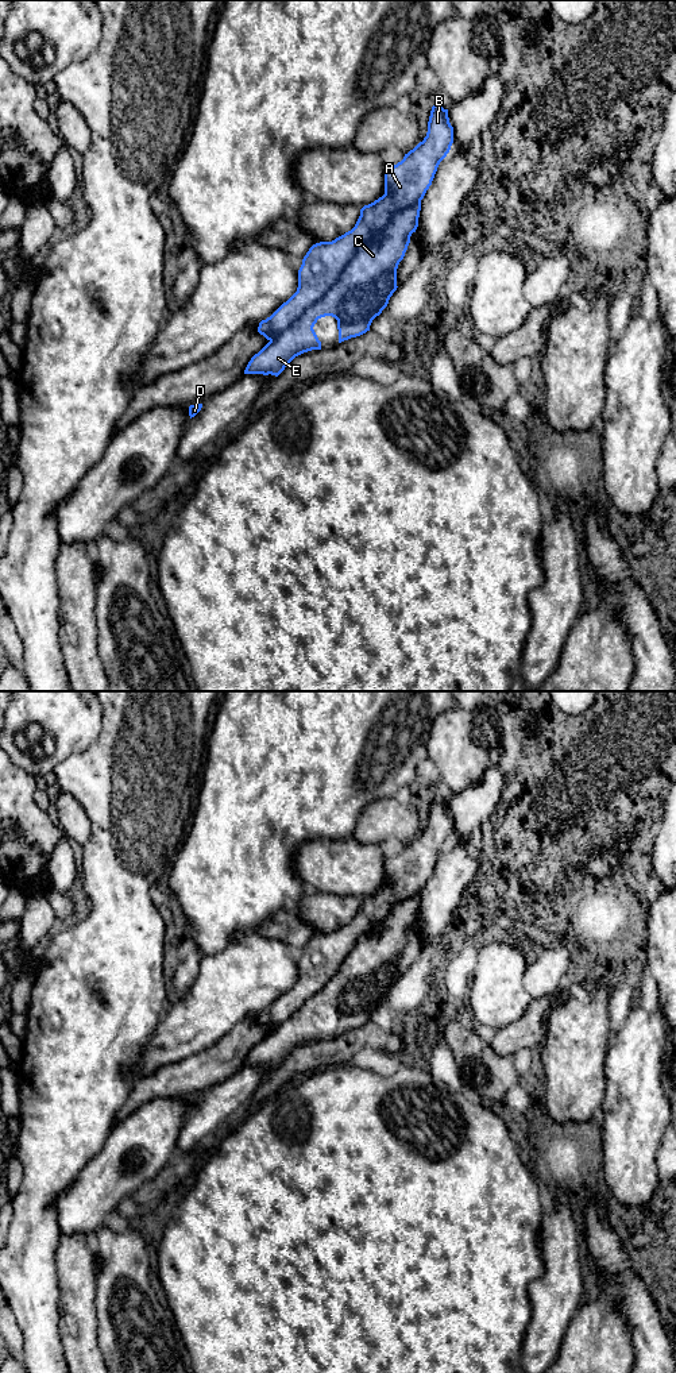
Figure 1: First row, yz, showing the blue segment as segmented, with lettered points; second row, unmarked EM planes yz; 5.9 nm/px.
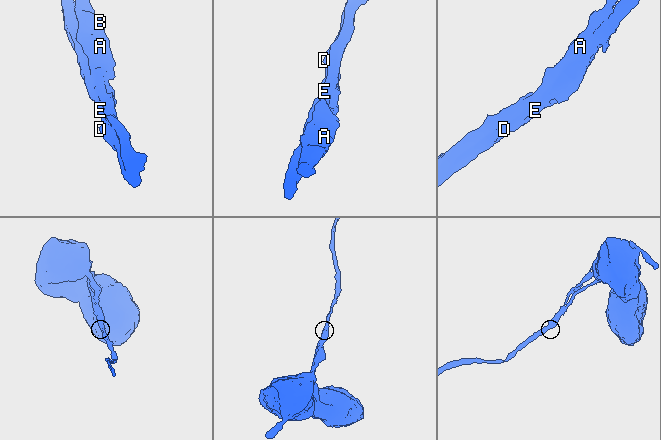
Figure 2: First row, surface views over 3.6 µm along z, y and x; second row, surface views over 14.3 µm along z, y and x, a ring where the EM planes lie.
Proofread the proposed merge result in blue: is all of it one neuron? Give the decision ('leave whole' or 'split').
split

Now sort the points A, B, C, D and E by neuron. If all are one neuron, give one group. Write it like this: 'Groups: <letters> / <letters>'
Groups: A B / C D E

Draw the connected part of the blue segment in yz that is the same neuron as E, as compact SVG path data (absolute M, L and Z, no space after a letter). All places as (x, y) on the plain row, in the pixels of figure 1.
M421 892L395 905L381 923L362 934L340 969L325 987L255 1045L248 1053L244 1065L271 1065L278 1068L295 1048L312 1041L321 1041L321 1033L313 1021L321 1008L332 1007L337 1011L339 1034L370 1022L372 1011L387 998L390 988L398 979L397 960L405 948L412 925L418 918L420 902Z

